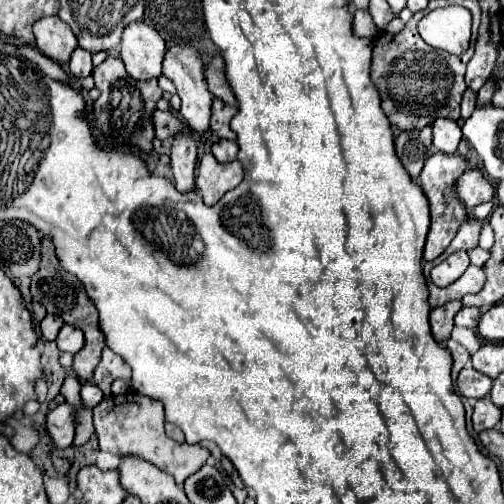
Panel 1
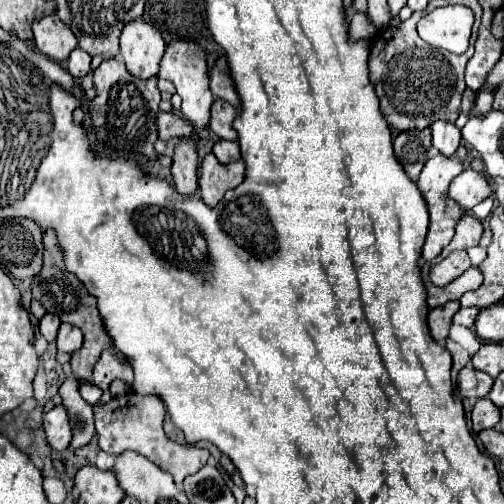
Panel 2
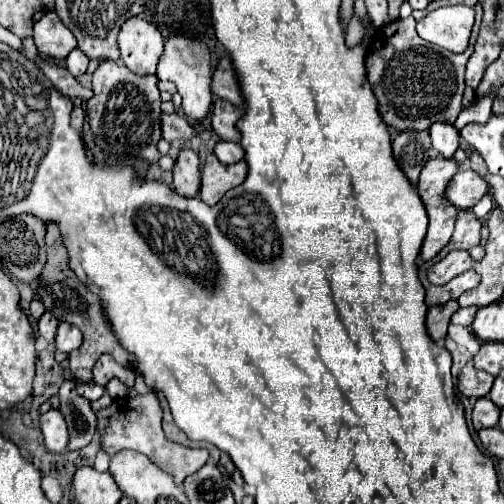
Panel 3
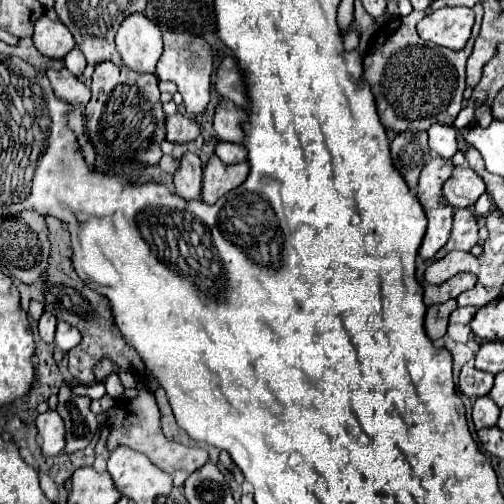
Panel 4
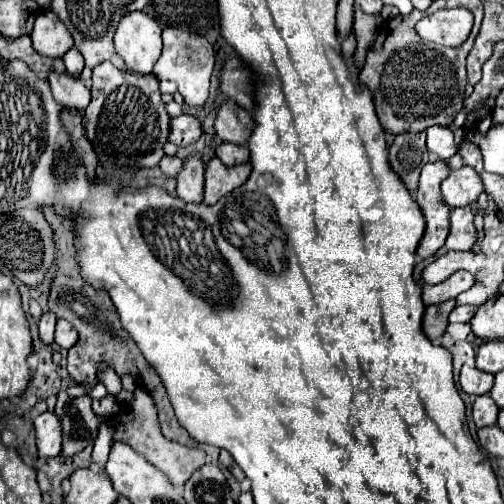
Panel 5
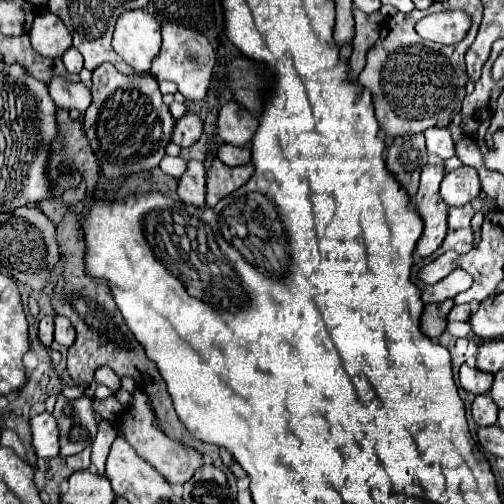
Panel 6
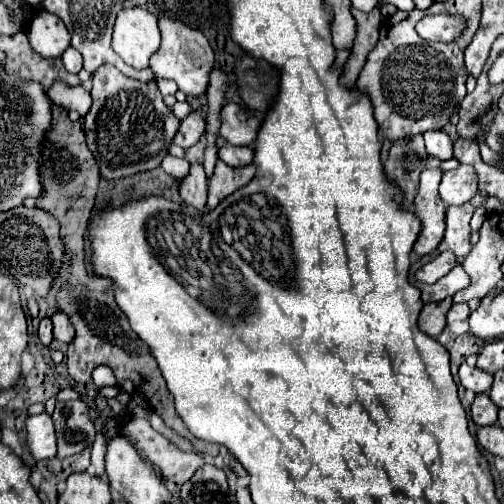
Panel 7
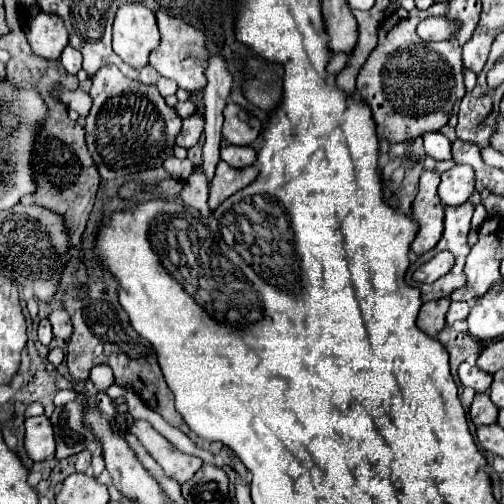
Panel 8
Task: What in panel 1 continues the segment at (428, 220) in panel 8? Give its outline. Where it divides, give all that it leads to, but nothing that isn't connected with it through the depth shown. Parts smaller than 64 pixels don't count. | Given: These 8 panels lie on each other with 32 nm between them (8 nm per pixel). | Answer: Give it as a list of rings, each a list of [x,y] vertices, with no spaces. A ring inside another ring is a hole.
[[[436,152],[434,156],[430,156],[422,168],[422,174],[420,174],[420,188],[422,192],[426,194],[428,202],[430,202],[430,232],[428,232],[428,238],[426,238],[426,246],[424,246],[424,260],[434,260],[438,258],[444,248],[452,242],[458,226],[466,220],[468,212],[466,208],[460,204],[460,200],[456,200],[452,196],[452,184],[456,182],[456,178],[468,168],[468,162],[464,156],[458,156],[458,154],[442,154],[442,152]]]

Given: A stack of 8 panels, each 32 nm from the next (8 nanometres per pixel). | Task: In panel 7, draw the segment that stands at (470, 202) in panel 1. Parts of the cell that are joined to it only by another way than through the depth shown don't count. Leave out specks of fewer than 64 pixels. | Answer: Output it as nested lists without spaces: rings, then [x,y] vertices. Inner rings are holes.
[[[460,164],[458,168],[442,174],[440,198],[448,206],[460,206],[460,204],[468,202],[478,192],[476,184],[478,184],[478,180],[476,180],[474,168]]]

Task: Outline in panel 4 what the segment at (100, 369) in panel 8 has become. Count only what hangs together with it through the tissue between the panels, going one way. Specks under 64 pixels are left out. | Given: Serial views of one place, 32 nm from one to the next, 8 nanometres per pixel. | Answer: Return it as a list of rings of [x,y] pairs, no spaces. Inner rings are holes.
[[[110,372],[110,376],[104,380],[104,386],[106,386],[106,392],[108,392],[110,396],[114,396],[114,398],[118,398],[118,396],[124,392],[118,374],[114,374],[114,372]]]

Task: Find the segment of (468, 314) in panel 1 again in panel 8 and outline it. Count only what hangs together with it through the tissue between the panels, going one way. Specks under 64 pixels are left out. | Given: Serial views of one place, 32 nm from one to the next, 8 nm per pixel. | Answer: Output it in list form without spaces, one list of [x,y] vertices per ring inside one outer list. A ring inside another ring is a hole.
[[[452,302],[450,310],[448,310],[448,324],[454,324],[456,320],[466,318],[470,312],[470,304],[468,302]]]

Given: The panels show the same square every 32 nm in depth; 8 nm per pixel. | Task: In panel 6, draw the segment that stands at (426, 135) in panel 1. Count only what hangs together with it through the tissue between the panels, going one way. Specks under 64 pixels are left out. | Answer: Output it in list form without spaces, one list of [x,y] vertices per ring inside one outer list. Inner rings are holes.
[[[424,134],[400,136],[392,142],[388,150],[386,168],[396,178],[396,182],[406,190],[406,194],[414,198],[418,190],[418,176],[426,162],[428,154],[424,146]]]

